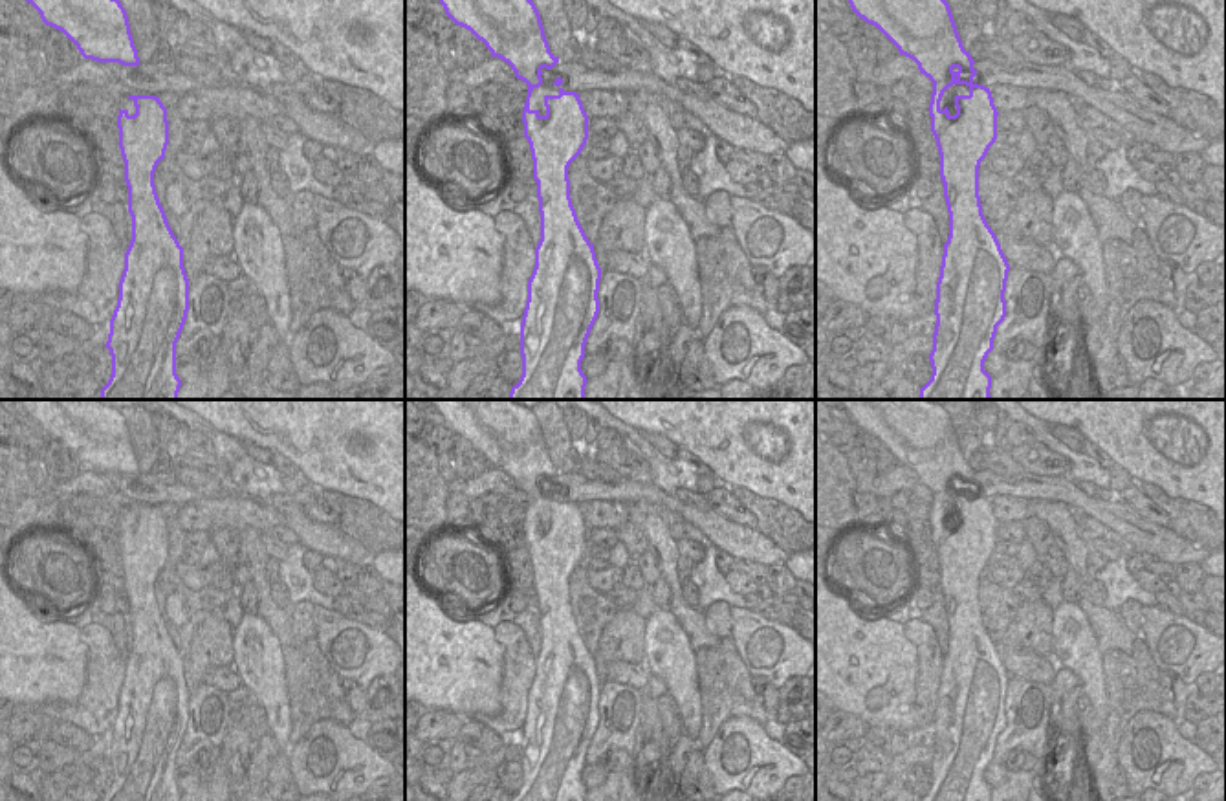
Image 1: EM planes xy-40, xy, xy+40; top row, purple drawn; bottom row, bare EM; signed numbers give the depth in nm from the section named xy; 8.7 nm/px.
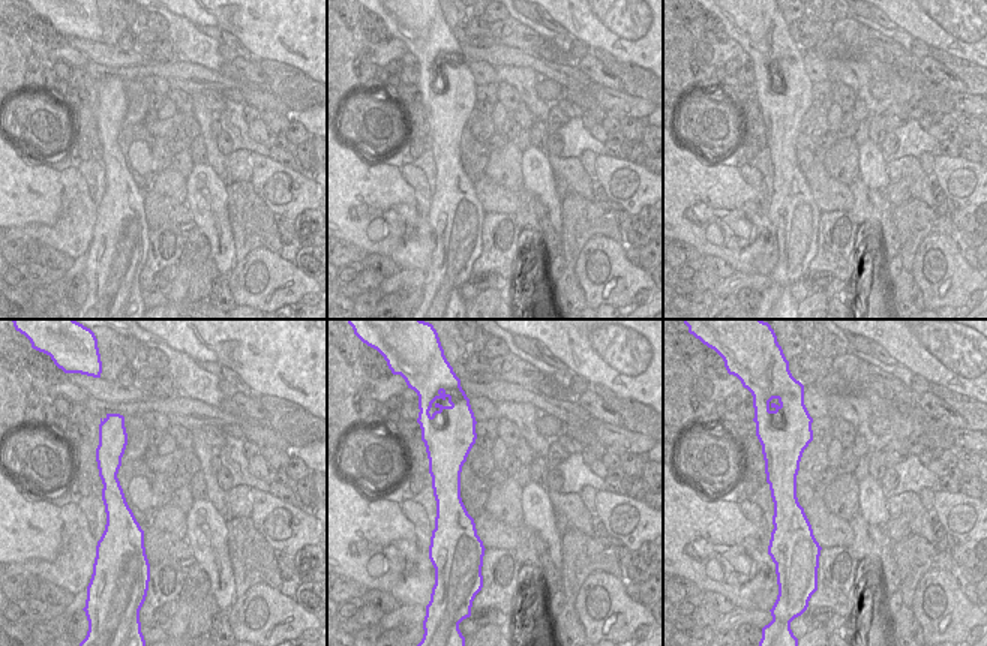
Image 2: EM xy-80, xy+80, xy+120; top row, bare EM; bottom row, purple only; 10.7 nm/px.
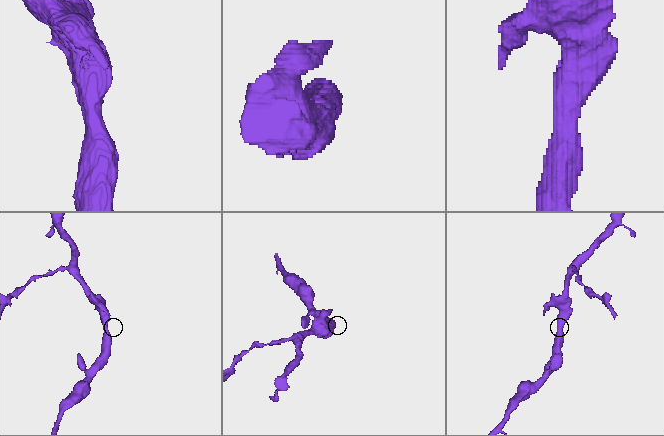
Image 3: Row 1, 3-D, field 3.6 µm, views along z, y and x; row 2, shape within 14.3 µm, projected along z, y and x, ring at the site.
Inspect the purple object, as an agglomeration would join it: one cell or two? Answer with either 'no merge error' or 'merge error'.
no merge error

